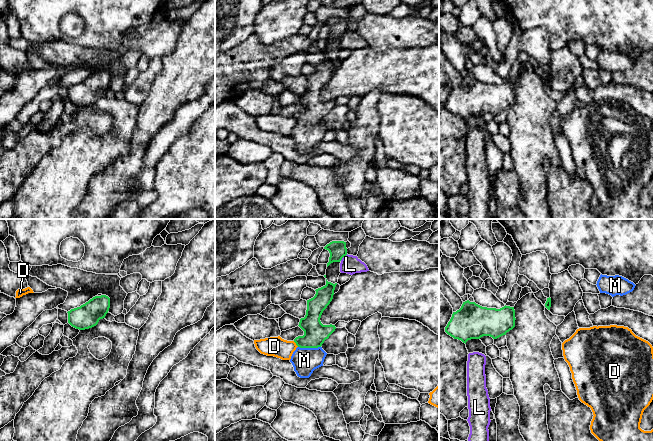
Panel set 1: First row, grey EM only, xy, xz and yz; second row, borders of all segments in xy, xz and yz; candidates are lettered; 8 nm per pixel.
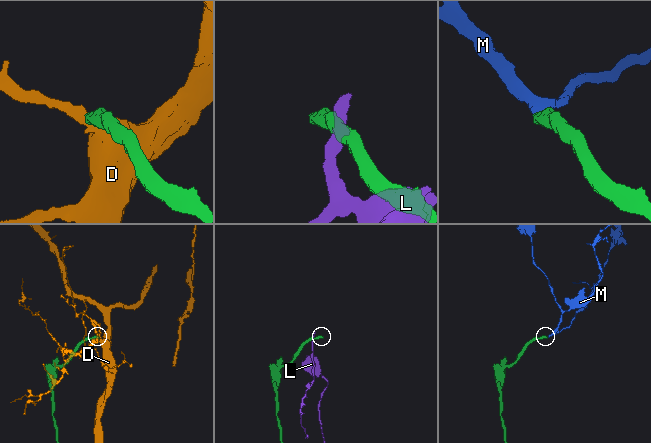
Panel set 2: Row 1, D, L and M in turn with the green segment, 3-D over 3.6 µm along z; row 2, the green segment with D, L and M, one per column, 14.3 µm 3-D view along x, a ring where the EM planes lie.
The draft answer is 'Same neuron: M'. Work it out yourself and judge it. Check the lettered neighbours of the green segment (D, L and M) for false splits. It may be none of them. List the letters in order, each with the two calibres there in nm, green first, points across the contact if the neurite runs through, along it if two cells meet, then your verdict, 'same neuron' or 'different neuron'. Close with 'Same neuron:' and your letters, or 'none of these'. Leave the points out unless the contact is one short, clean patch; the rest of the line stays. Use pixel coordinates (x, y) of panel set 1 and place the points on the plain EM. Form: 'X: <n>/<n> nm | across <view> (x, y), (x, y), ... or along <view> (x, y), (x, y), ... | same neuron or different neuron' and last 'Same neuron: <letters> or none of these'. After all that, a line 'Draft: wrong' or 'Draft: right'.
D: 190/160 nm | along xz (293, 117), (298, 122) | different neuron
L: 140/150 nm | along xz (347, 30), (340, 36) | different neuron
M: 190/200 nm | across xz (315, 109), (309, 123), (309, 131), (304, 136) | same neuron
Same neuron: M
Draft: right

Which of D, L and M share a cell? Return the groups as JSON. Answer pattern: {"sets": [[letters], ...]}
{"sets": [["D"], ["L"], ["M"]]}

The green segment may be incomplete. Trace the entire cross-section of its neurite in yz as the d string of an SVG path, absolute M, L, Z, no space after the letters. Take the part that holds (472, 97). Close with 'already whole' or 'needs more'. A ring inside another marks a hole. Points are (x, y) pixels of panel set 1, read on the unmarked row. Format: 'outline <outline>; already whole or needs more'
outline M469 76L463 78L461 84L453 88L450 97L445 103L445 108L454 115L461 116L466 120L468 116L480 115L483 112L490 112L497 115L515 103L514 83L504 82L500 85L482 83Z; already whole

